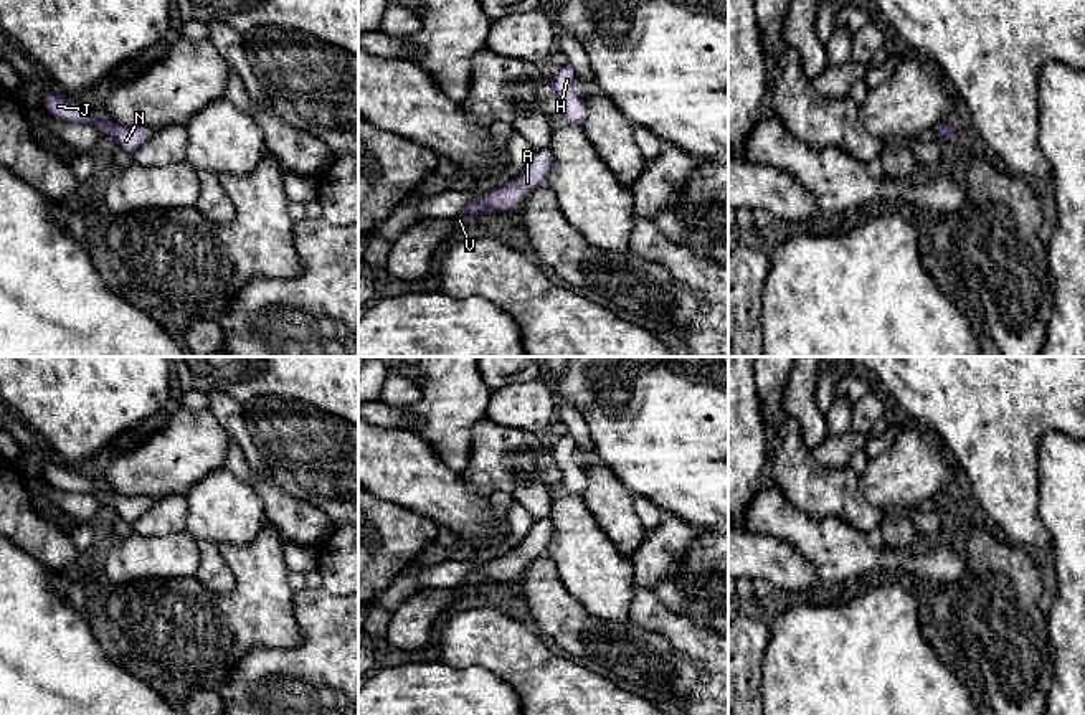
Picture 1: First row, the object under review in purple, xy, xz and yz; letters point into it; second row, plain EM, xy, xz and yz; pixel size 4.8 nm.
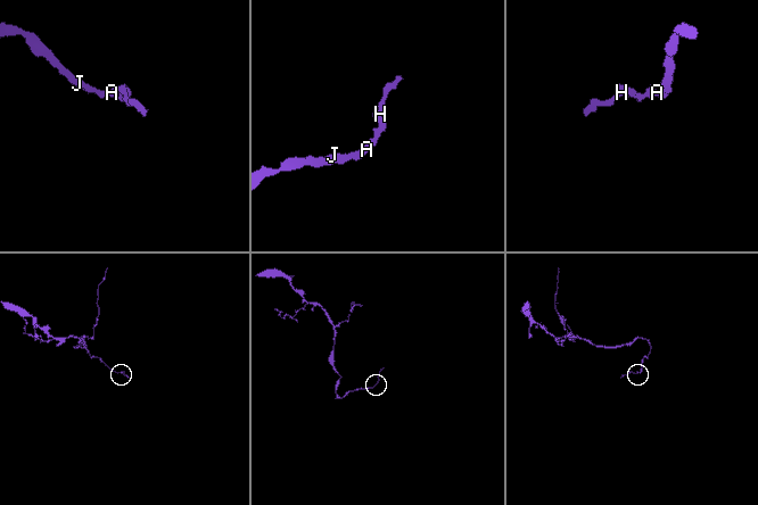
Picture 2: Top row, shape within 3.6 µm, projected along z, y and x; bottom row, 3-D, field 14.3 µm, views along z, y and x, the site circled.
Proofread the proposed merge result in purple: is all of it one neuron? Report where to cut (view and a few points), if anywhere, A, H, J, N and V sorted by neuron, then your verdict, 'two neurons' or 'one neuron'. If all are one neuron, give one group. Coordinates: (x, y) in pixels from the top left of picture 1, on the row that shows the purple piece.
no cut; A H J N V; one neuron

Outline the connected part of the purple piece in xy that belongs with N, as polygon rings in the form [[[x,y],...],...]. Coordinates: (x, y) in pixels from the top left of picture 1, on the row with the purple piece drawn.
[[[50,89],[43,92],[41,101],[50,116],[69,124],[92,124],[102,135],[111,135],[116,140],[117,147],[121,147],[127,154],[134,154],[155,132],[150,127],[121,125],[117,122],[111,122],[107,117],[91,111],[79,101],[64,97]]]

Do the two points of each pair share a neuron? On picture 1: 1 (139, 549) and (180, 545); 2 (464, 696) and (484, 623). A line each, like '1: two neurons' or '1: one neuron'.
1: one neuron
2: two neurons

